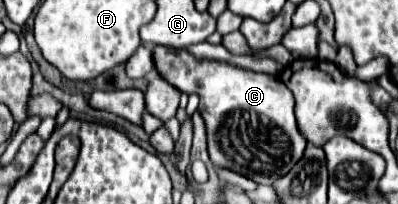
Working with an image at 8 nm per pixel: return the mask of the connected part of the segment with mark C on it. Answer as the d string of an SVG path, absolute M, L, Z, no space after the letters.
M163 46L153 48L153 64L159 76L165 78L171 86L175 86L185 94L199 96L199 112L205 120L207 150L213 166L229 168L233 172L251 178L257 184L263 184L267 180L285 176L295 166L295 162L303 156L307 142L305 138L301 138L301 132L297 130L297 122L293 114L293 94L277 76L253 72L223 60L195 58L189 50L169 50Z

